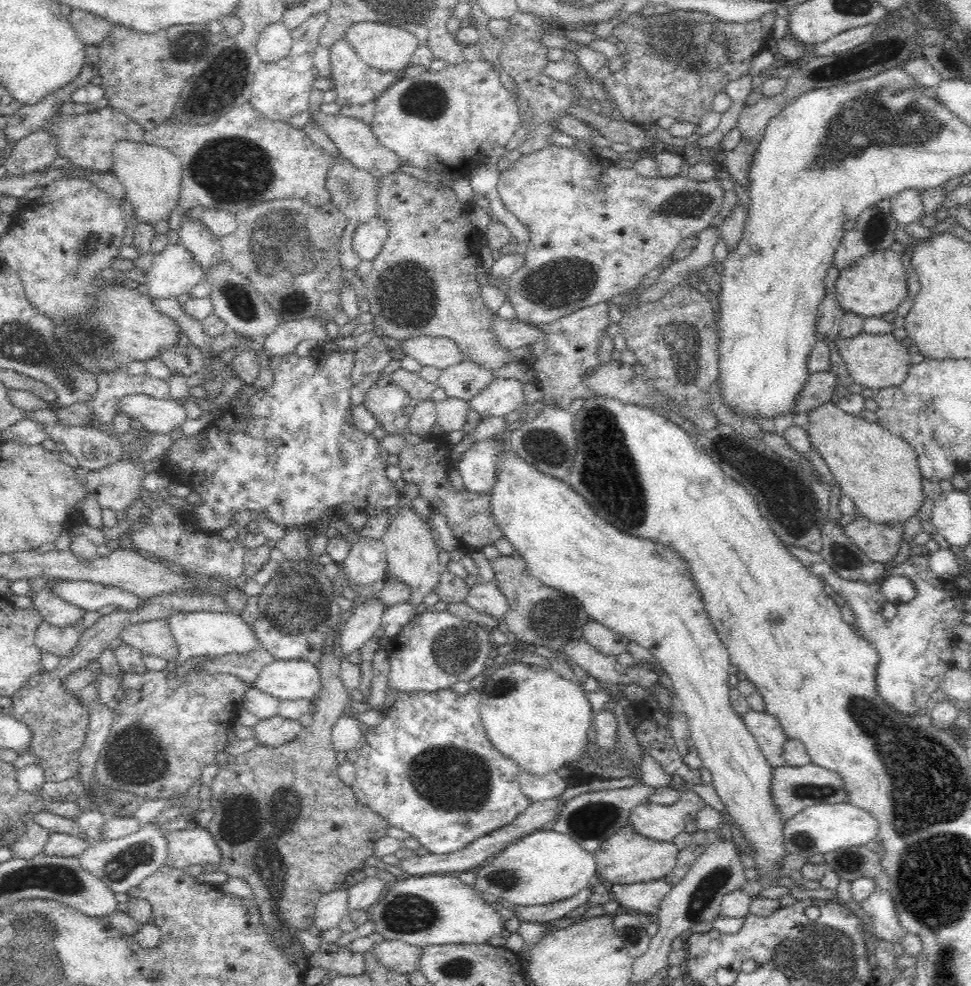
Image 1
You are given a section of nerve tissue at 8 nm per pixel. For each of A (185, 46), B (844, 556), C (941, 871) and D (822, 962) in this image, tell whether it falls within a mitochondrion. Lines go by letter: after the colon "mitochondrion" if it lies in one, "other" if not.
A: mitochondrion
B: mitochondrion
C: mitochondrion
D: mitochondrion

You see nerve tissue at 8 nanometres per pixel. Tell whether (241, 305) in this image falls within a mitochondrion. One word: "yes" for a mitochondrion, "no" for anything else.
yes

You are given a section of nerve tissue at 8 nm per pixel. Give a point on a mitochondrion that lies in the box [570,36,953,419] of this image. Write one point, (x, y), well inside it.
(896, 118)

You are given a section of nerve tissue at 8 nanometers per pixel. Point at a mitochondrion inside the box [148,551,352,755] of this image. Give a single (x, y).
(293, 606)

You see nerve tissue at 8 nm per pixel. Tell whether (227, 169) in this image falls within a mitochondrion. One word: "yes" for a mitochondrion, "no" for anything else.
yes

